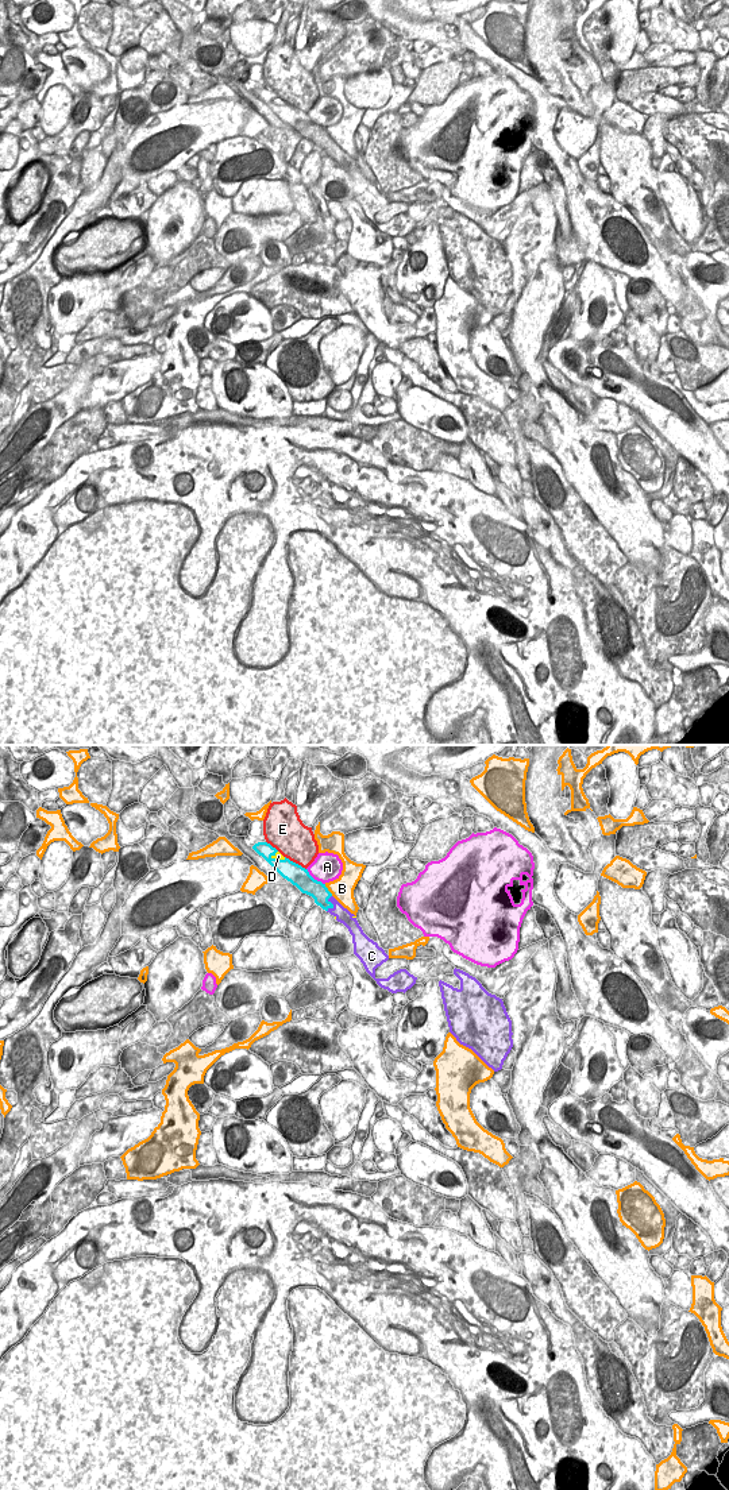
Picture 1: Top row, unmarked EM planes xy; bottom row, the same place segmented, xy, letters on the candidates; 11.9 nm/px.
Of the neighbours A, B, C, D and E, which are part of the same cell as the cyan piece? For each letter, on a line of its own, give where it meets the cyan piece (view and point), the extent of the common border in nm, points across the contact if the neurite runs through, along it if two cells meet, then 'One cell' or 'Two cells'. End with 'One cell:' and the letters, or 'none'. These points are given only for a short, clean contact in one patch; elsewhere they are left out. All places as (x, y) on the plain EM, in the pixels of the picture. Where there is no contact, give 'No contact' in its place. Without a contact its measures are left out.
A: Touches cyan at xy (313, 123). Shared border 300 nm. Boundary: xy (307, 112), (315, 123), (324, 128). Two cells
B: Touches cyan at xy (327, 134). Shared border 180 nm. Two cells
C: Touches cyan at xy (331, 147). Shared border 220 nm. Boundary: xy (331, 139), (328, 145), (332, 150), (327, 155). Two cells
D: Touches cyan at xy (278, 104). Shared border 190 nm. Two cells
E: Touches cyan at xy (294, 107). Shared border 300 nm. Two cells
One cell: none

